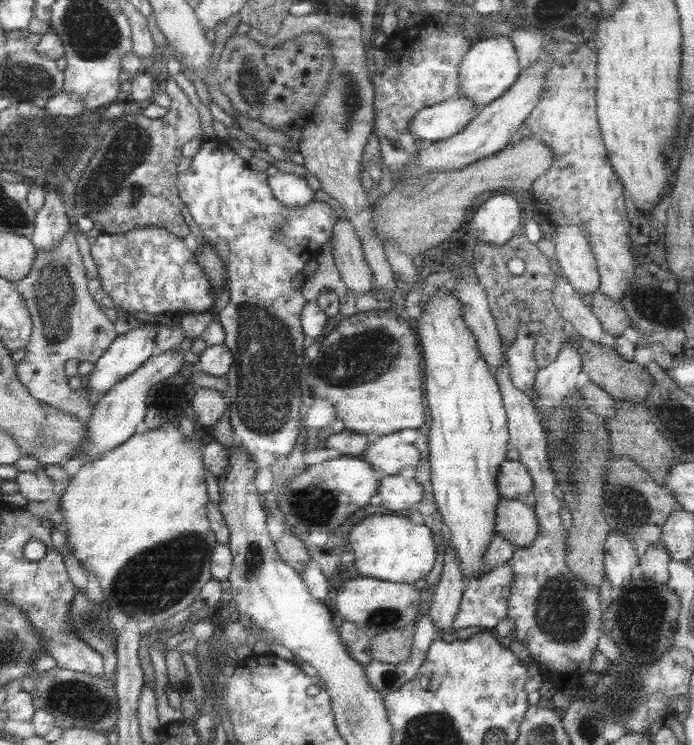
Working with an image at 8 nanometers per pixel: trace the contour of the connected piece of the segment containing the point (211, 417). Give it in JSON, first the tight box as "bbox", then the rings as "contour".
{"bbox":[193,388,230,427],"contour":[[[200,388],[198,395],[195,395],[194,398],[193,407],[199,426],[213,427],[222,420],[224,412],[230,409],[228,396],[218,390]]]}

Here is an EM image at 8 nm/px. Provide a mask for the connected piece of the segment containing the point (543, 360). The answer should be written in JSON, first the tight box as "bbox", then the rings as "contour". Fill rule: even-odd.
{"bbox":[474,233,575,369],"contour":[[[518,233],[500,246],[488,244],[483,240],[478,241],[475,246],[474,266],[500,339],[512,345],[518,335],[518,327],[526,325],[530,335],[534,337],[533,353],[537,366],[541,369],[554,362],[560,349],[575,335],[575,331],[554,306],[556,274],[550,268],[548,257],[536,247],[536,243],[530,242],[522,233]],[[514,258],[520,258],[526,264],[524,274],[512,275],[509,272],[507,263]]]}

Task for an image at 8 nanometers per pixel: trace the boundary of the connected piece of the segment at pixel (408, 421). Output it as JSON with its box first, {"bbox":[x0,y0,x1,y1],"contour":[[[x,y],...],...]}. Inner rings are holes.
{"bbox":[314,306,426,438],"contour":[[[380,306],[377,310],[360,311],[350,317],[345,317],[335,330],[332,330],[326,338],[320,339],[320,352],[314,358],[314,378],[316,378],[316,386],[314,386],[315,399],[328,400],[334,405],[334,414],[336,418],[342,422],[346,429],[356,434],[368,435],[371,438],[384,436],[384,434],[392,434],[400,432],[404,428],[420,428],[426,420],[426,408],[424,408],[424,396],[422,396],[422,374],[423,374],[423,358],[421,355],[422,348],[419,348],[419,339],[416,330],[413,330],[407,320],[402,318],[403,314],[398,314],[398,309],[388,306]]]}

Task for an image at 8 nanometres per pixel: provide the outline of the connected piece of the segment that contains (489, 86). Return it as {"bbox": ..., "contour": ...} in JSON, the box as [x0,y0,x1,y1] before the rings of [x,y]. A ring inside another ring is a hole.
{"bbox":[458,34,520,112],"contour":[[[498,34],[484,35],[462,57],[462,64],[458,68],[459,90],[474,103],[475,111],[480,112],[487,104],[502,96],[514,84],[520,72],[520,60],[511,38]]]}

